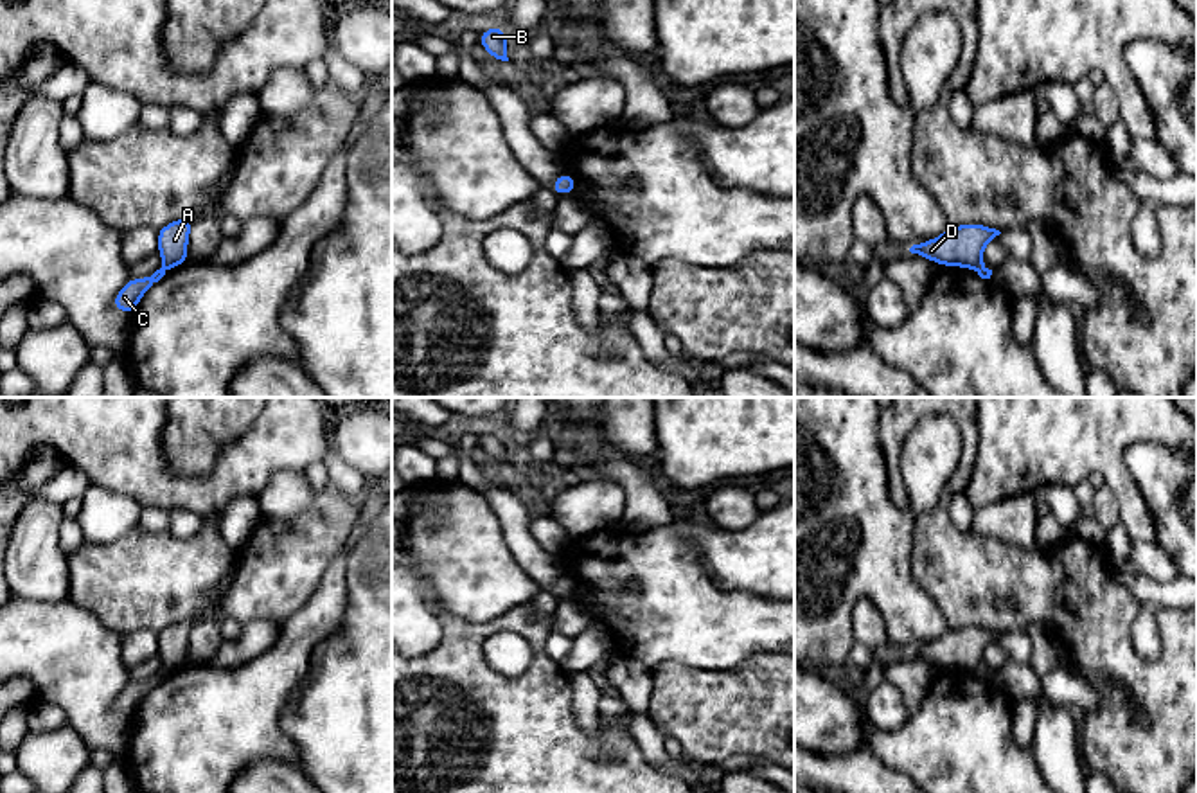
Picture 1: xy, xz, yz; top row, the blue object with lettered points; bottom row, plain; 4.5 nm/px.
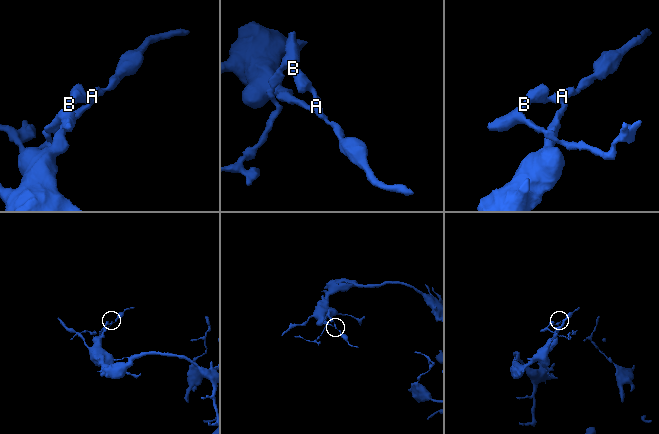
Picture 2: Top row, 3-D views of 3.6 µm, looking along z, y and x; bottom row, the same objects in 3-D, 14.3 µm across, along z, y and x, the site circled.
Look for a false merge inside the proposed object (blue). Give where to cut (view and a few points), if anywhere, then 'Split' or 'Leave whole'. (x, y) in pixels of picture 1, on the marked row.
Split along xy (164, 265), (168, 268). Split

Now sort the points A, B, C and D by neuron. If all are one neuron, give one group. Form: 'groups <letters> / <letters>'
groups A B D / C

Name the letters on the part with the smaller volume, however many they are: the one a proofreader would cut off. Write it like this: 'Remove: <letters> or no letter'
Remove: A, B, D

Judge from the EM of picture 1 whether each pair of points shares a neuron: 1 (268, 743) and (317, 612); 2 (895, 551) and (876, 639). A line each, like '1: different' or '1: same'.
1: same
2: different

